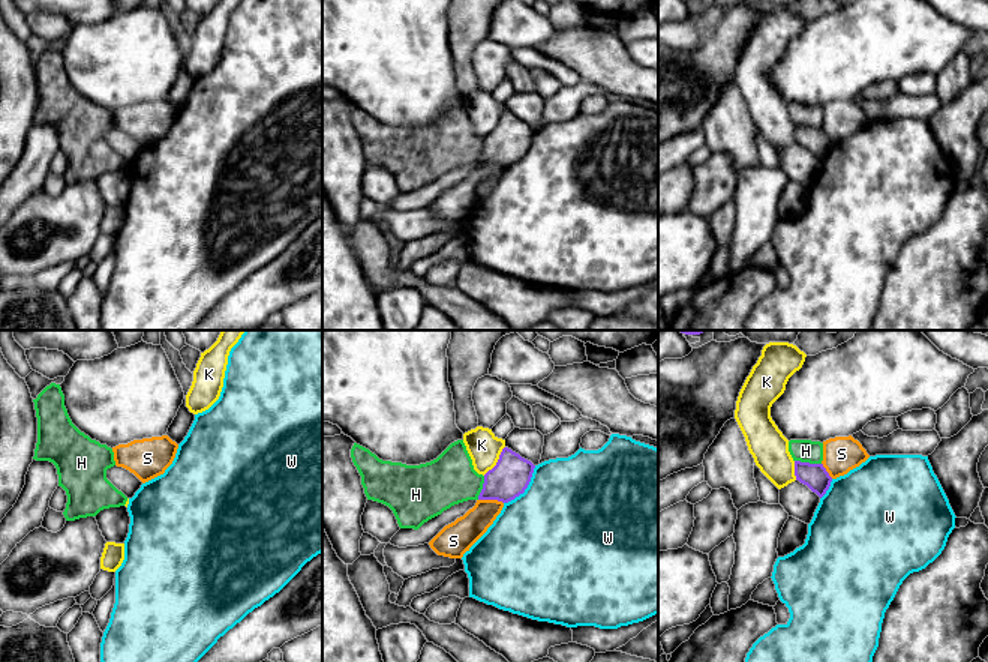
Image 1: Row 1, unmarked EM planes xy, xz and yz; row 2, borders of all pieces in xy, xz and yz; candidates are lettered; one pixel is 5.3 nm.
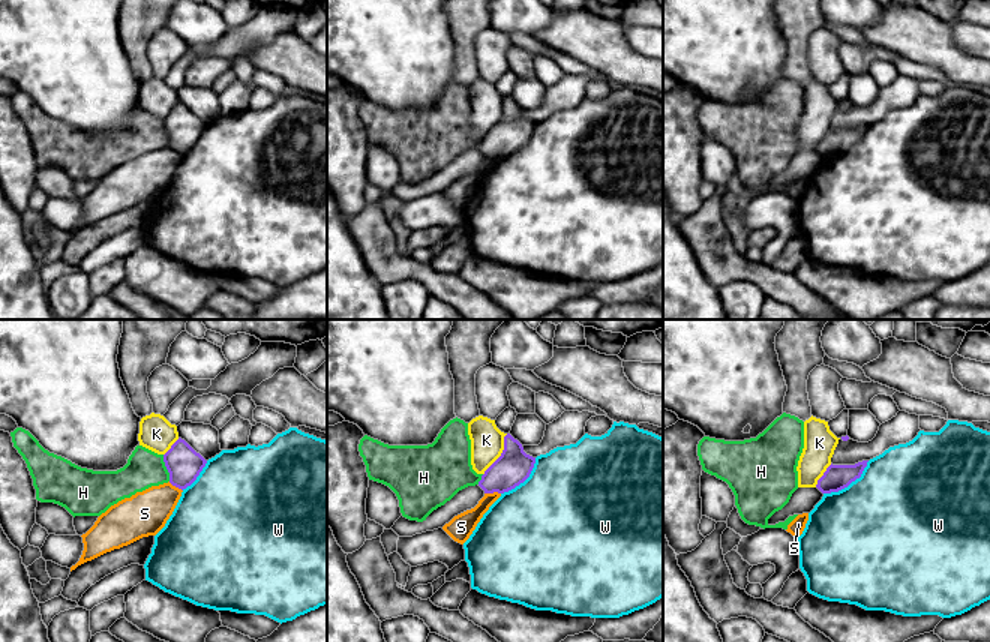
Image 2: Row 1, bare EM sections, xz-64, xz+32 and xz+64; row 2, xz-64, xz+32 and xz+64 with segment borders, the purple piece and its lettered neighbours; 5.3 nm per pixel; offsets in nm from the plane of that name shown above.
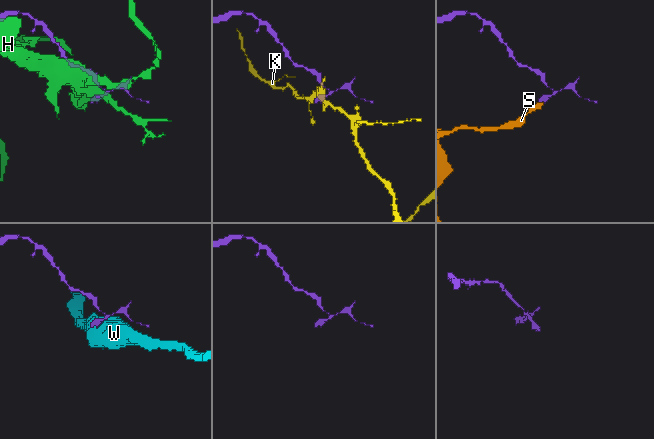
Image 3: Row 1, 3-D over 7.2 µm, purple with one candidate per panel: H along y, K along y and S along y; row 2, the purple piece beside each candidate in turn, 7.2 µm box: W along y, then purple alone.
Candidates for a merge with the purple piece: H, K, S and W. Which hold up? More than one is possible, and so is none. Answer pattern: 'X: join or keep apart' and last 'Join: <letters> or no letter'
H: keep apart
K: keep apart
S: keep apart
W: keep apart
Join: no letter

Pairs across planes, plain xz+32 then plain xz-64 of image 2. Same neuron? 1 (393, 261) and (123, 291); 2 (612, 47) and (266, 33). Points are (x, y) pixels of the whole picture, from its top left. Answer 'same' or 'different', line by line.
1: same
2: different

